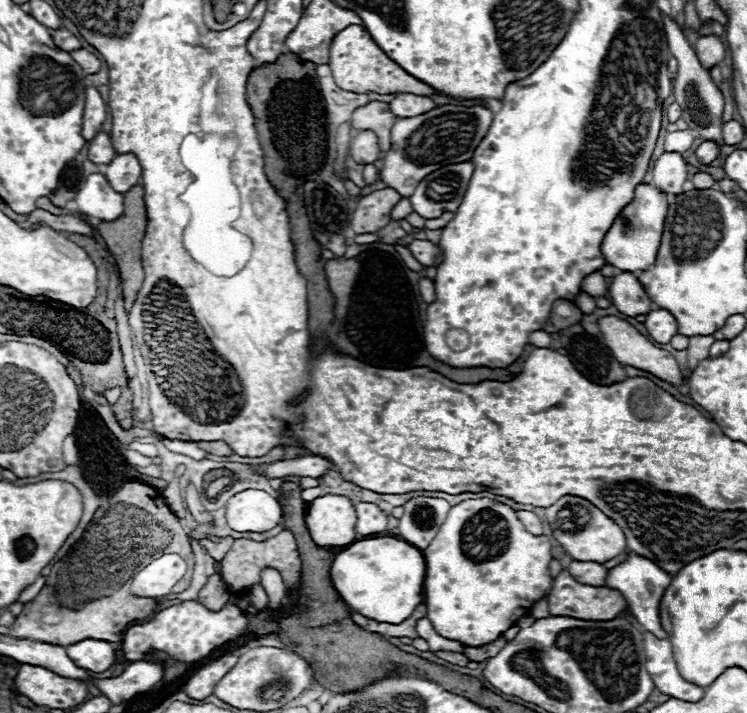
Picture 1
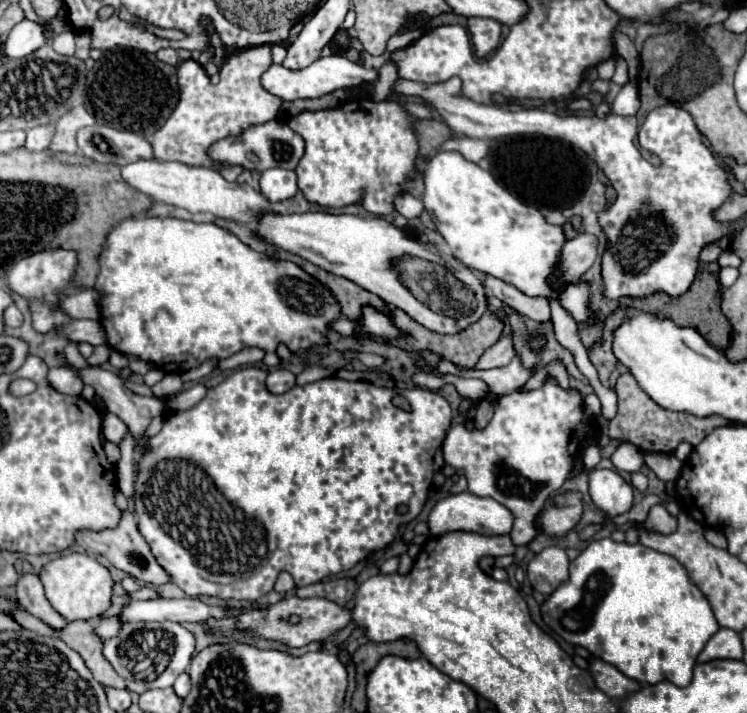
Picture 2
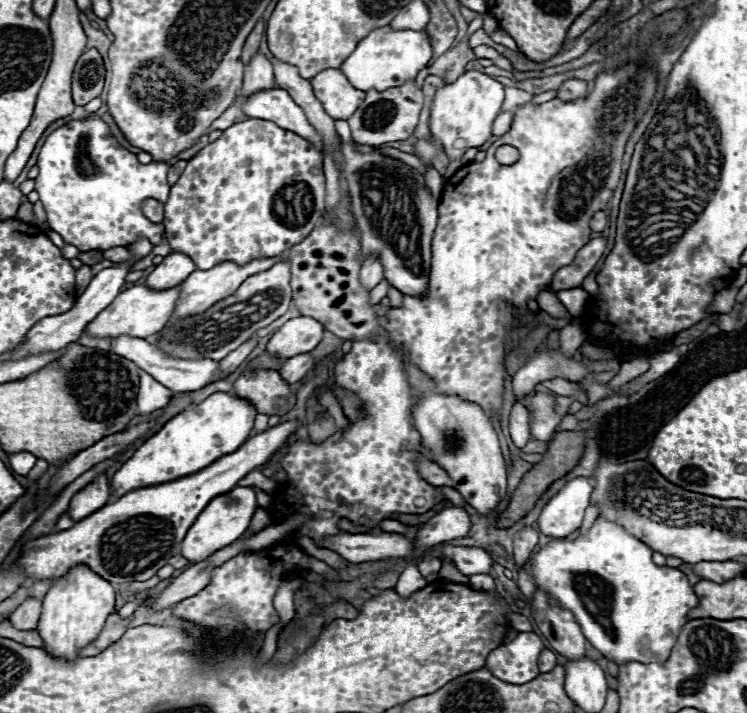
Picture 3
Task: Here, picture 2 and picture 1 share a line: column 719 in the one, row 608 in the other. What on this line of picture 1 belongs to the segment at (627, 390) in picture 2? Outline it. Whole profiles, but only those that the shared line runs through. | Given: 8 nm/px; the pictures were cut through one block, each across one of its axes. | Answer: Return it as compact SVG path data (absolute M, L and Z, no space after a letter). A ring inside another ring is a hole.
M422 602L414 612L412 612L412 616L408 618L408 620L404 620L402 624L382 624L382 622L376 622L376 620L366 620L362 614L358 614L358 612L354 612L352 614L352 620L360 626L360 628L364 628L364 630L368 630L368 632L376 632L376 634L380 634L380 636L384 636L384 638L416 638L418 634L416 634L416 622L420 620L420 618L424 618L426 616L426 604Z

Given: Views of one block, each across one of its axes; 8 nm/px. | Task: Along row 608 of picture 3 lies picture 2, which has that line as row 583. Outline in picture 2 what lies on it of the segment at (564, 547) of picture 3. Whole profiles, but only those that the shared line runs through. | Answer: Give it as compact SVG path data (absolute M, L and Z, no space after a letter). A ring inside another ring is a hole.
M610 538L590 542L590 546L570 562L570 580L546 598L542 614L544 622L564 640L584 646L638 684L668 680L676 686L688 686L700 650L710 636L720 630L712 608L704 602L704 594L688 582L688 574L684 574L684 568L672 556L648 550L642 544L618 544Z

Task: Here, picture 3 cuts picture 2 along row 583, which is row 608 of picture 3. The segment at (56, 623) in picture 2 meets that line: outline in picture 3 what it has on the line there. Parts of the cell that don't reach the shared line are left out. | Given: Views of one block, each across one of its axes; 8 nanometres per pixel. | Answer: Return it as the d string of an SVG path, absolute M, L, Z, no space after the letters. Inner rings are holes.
M28 598L14 610L14 614L10 616L10 624L16 630L34 630L40 618L40 610L42 610L42 602L36 598Z

